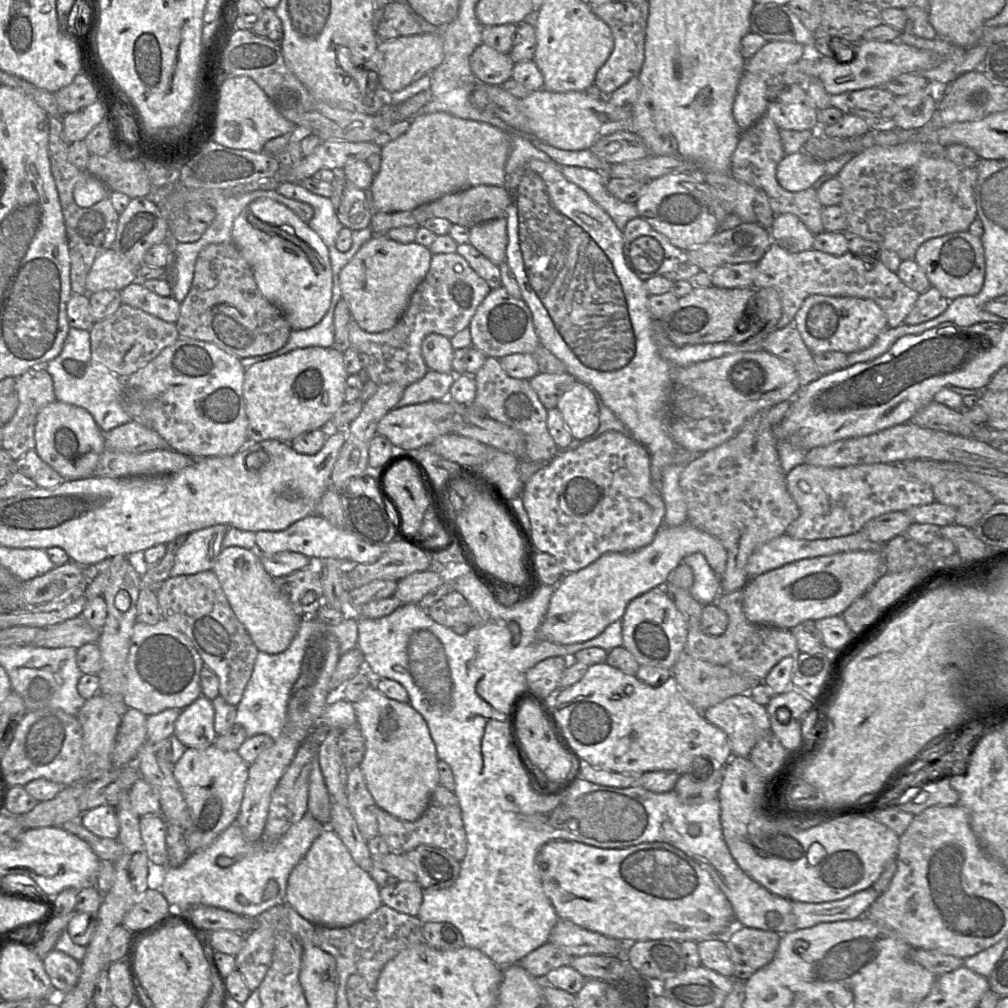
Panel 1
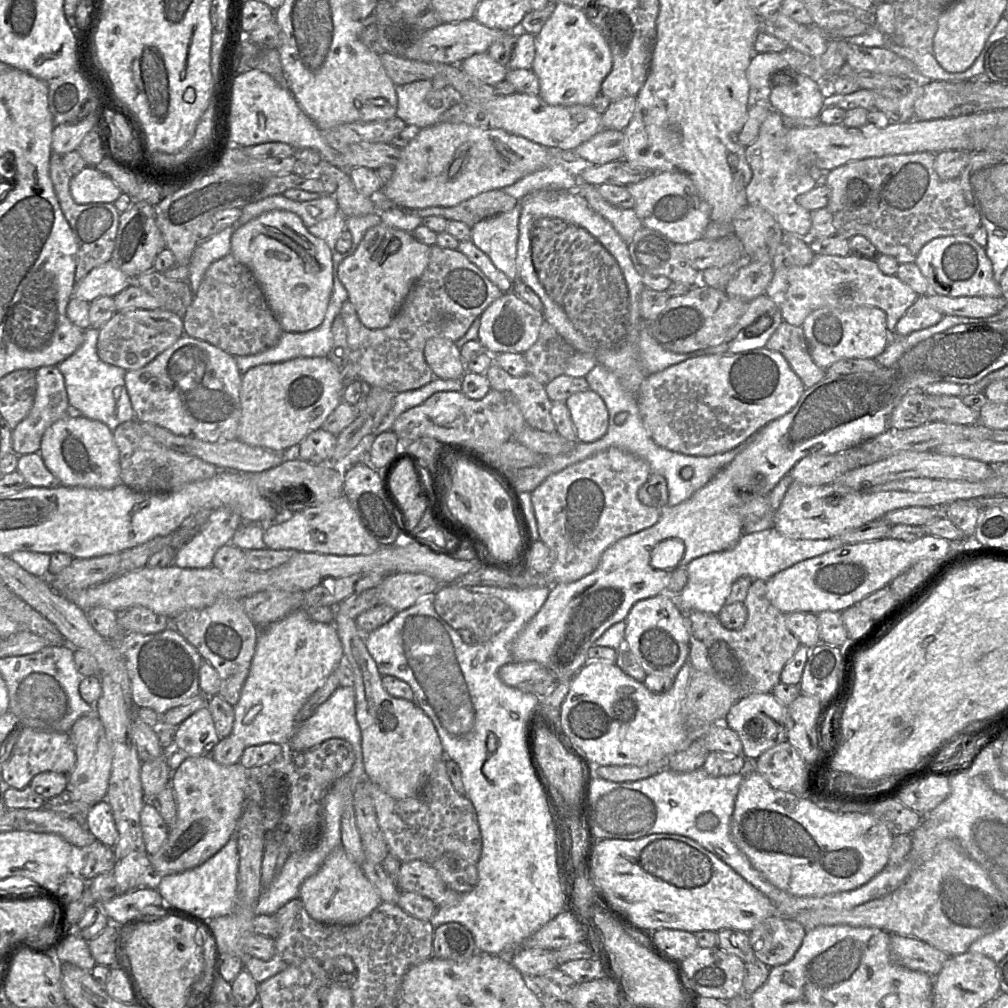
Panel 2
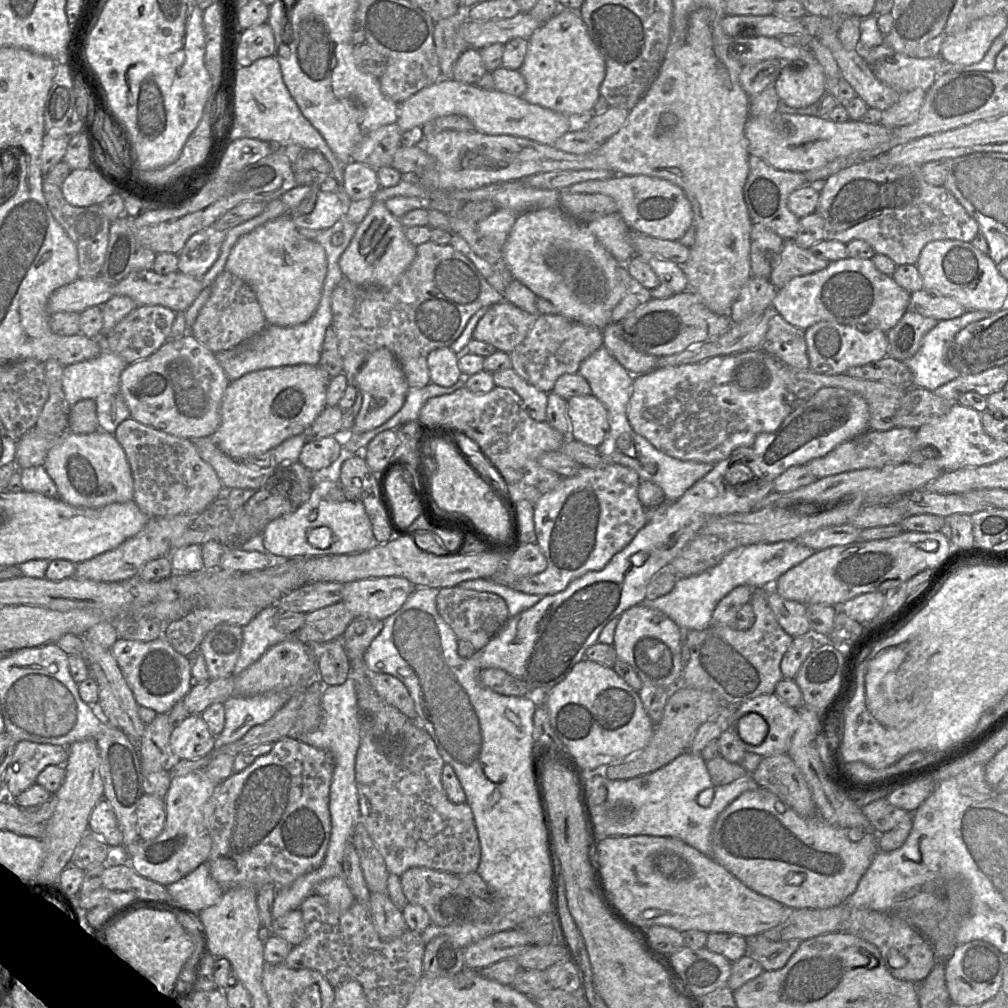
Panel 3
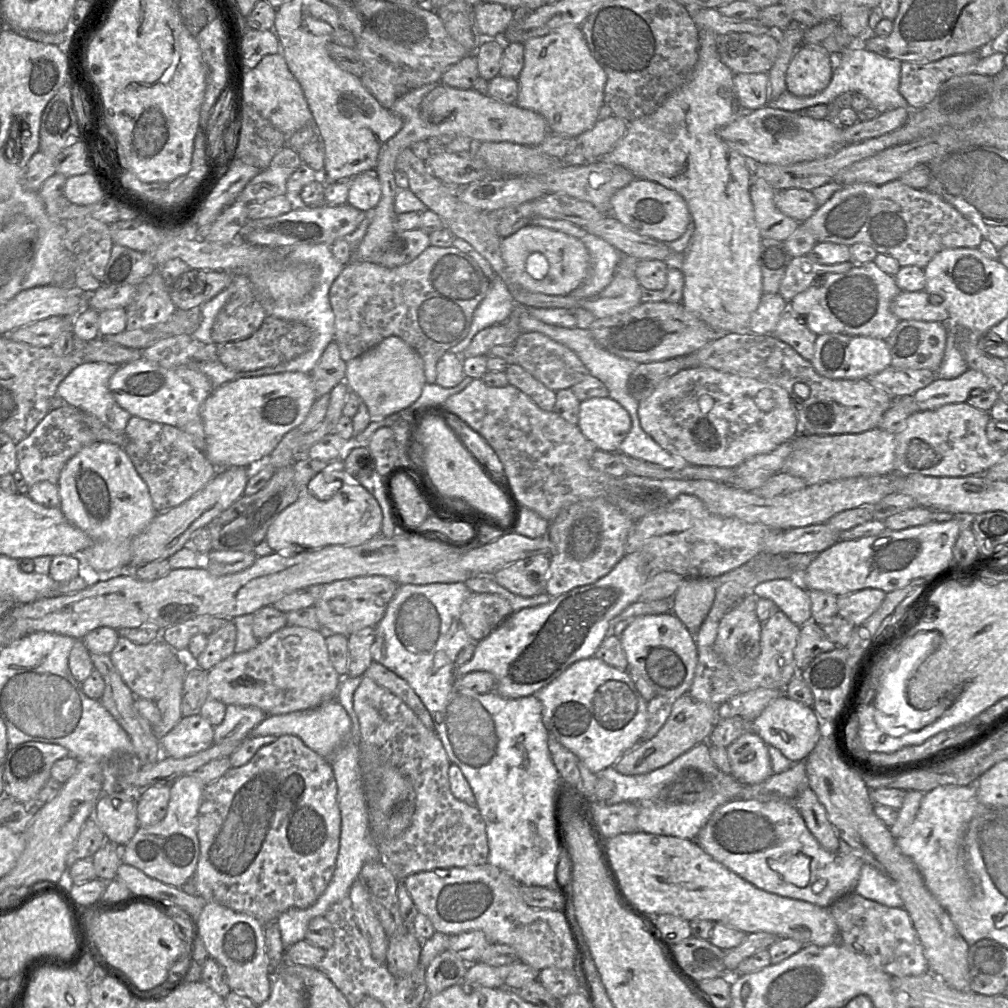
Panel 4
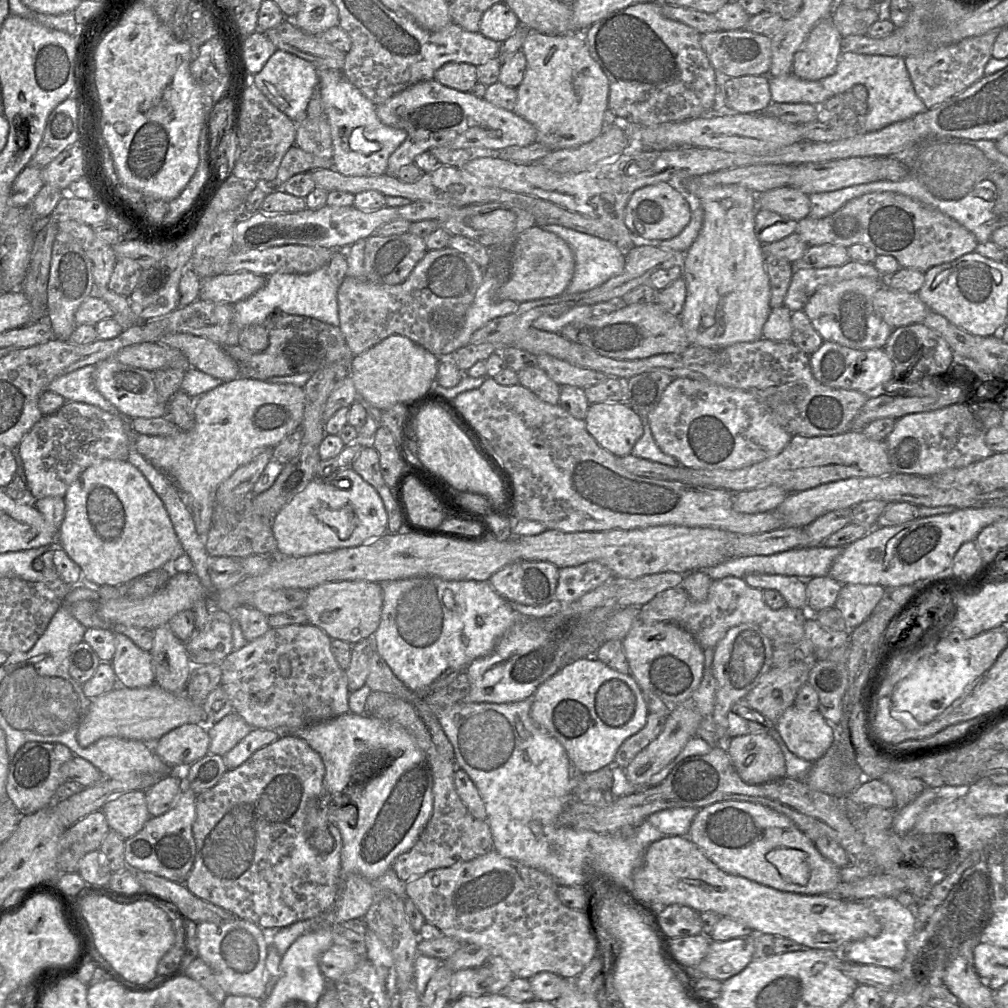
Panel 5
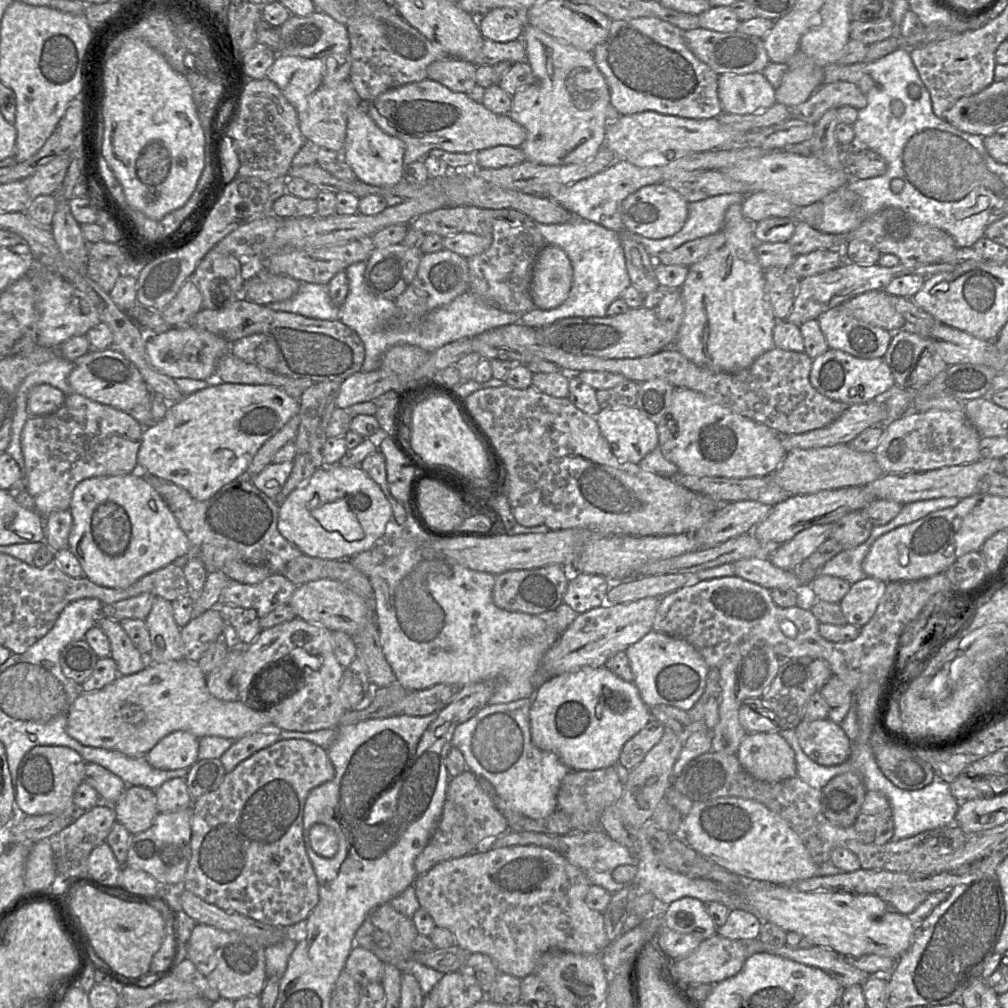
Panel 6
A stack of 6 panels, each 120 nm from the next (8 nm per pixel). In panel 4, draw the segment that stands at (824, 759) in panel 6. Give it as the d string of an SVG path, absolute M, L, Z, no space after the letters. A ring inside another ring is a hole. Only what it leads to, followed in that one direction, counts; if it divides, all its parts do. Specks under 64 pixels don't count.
M786 695L772 700L752 722L752 730L759 735L767 746L777 748L793 763L805 761L816 746L825 724L812 707L794 701Z

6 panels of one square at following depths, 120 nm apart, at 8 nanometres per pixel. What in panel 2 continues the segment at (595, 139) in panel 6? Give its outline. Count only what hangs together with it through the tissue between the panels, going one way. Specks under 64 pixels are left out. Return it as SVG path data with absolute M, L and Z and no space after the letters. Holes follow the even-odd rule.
M563 3L555 4L552 15L535 36L535 58L531 69L539 79L540 98L553 106L592 105L611 68L610 48L584 10Z

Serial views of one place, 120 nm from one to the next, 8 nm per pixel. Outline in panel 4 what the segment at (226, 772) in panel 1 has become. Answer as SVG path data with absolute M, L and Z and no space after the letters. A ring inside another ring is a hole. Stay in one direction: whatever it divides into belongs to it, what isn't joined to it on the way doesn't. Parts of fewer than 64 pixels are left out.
M194 775L177 779L170 786L170 801L166 816L155 825L138 828L131 840L121 848L122 863L177 888L190 881L196 871L200 855L197 828L204 787Z

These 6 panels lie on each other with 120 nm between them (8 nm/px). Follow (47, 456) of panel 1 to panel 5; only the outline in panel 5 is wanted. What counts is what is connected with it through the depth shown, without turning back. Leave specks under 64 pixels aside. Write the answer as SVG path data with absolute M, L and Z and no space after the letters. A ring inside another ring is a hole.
M104 459L88 467L67 489L63 497L65 503L65 518L58 531L58 546L63 548L69 557L82 570L82 580L91 586L119 585L140 577L152 570L170 567L173 560L184 553L184 549L177 537L172 521L164 503L154 491L145 476L131 463L122 460Z

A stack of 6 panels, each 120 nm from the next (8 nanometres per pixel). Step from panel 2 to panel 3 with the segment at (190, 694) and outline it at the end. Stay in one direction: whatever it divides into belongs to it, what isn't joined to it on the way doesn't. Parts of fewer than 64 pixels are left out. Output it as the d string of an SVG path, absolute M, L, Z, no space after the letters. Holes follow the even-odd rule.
M164 637L150 642L118 638L111 647L111 652L137 704L150 708L157 714L169 713L177 702L183 700L194 684L190 657L177 652Z

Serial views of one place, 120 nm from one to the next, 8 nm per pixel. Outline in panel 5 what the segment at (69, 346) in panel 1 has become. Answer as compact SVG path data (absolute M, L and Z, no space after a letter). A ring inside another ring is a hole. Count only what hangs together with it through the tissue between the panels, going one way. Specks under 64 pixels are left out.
M88 365L82 368L79 368L71 373L66 375L62 375L60 377L55 378L47 387L47 391L52 391L61 395L66 402L80 402L86 403L90 405L97 406L102 410L109 412L113 415L120 416L124 418L126 421L131 422L132 429L132 419L129 417L125 417L110 401L108 401L95 387L94 384L94 373L96 371L96 365Z

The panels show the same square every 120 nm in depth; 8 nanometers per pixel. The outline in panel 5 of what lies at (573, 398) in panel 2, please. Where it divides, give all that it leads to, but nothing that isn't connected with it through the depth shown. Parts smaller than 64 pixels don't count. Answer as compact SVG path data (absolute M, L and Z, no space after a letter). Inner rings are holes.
M623 402L590 404L584 421L598 444L617 457L631 454L643 434L640 416Z

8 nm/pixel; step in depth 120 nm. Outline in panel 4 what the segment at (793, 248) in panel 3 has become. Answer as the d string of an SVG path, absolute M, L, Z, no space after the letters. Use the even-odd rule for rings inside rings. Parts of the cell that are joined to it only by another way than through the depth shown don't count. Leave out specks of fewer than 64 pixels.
M806 255L793 257L786 269L785 276L781 281L779 293L784 300L790 302L797 294L807 290L811 285L815 283L817 279L821 279L828 274L842 274L854 267L856 263L848 261L839 264L818 264L813 262Z

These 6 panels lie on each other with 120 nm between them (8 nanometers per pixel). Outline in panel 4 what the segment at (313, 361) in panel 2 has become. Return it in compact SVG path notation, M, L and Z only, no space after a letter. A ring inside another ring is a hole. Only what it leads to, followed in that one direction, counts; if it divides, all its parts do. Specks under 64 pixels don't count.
M282 372L242 377L221 385L203 403L206 458L217 469L256 467L266 461L282 437L304 421L317 397L310 374Z

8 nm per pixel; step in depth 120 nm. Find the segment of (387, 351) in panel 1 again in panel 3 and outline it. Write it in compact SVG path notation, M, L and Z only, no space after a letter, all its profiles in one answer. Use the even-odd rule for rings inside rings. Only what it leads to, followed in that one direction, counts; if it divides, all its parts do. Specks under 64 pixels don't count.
M429 240L417 246L413 262L389 289L359 286L343 276L331 295L332 326L338 338L343 373L351 383L370 354L377 349L387 348L399 362L409 387L424 387L431 382L427 365L429 353L434 349L449 347L462 334L474 313L501 300L502 294L487 282L469 258L450 243L439 245Z

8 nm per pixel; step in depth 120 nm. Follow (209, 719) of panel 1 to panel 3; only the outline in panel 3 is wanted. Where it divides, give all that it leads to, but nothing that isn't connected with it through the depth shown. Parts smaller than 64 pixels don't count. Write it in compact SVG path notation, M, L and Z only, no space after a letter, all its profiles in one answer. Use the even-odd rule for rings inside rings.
M190 715L175 727L170 736L170 751L174 758L194 760L210 754L217 746L201 715Z

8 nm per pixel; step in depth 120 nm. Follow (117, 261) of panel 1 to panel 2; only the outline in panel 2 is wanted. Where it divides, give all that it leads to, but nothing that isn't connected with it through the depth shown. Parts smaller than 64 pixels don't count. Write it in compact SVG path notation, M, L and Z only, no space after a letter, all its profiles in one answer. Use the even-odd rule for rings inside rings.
M111 261L93 268L76 284L73 297L91 302L100 296L115 297L132 283L132 279Z

